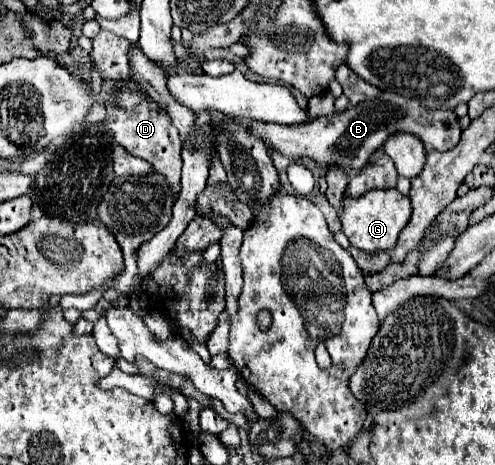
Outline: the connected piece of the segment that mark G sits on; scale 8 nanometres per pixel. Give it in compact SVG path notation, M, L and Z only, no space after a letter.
M370 190L360 198L344 198L344 210L340 216L342 230L348 236L350 244L358 250L376 254L384 250L392 250L398 242L400 232L408 224L412 214L412 204L408 196L402 196L394 190Z

